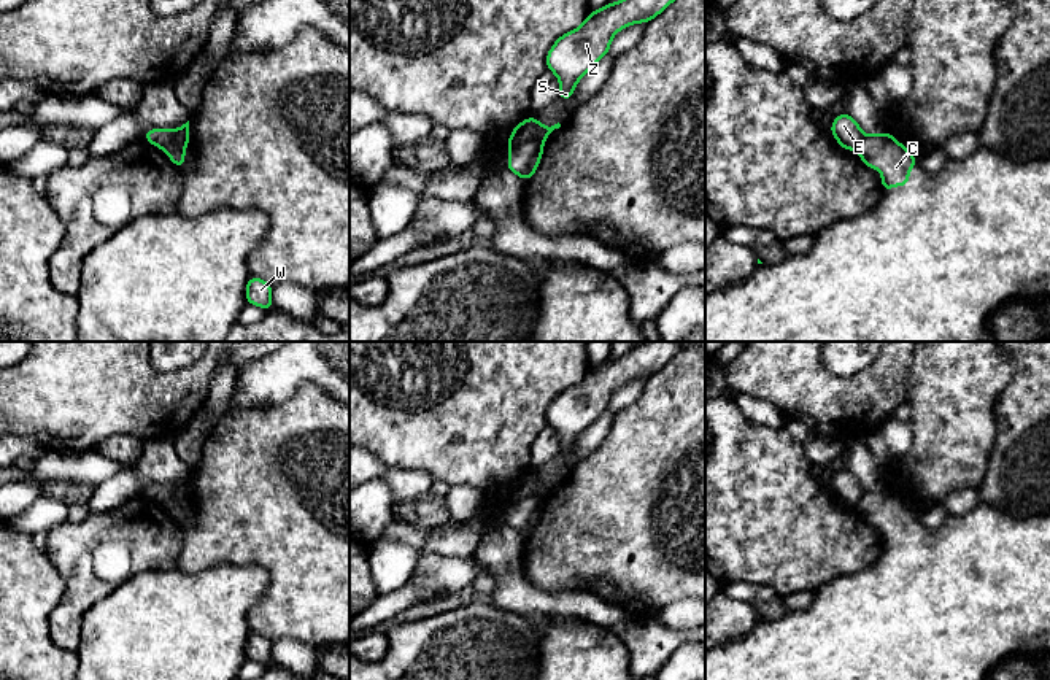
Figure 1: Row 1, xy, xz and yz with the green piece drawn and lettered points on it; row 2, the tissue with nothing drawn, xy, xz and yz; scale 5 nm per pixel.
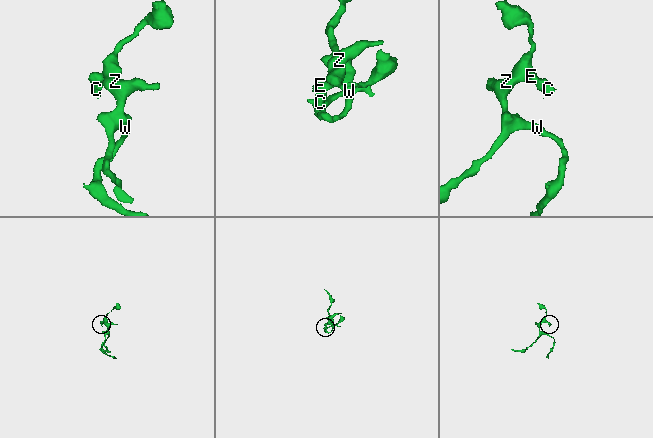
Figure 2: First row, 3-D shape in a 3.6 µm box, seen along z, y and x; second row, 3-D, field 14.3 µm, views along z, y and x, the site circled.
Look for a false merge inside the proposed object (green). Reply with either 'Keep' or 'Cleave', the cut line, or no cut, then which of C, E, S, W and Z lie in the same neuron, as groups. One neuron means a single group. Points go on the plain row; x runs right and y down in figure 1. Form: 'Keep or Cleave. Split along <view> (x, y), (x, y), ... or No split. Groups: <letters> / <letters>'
Cleave. Split along xz (542, 496), (524, 496), (512, 504). Groups: C / E S W Z

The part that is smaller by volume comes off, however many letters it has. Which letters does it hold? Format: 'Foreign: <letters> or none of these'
Foreign: C

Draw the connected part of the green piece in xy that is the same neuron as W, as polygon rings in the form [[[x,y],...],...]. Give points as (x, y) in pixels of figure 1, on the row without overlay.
[[[251,632],[246,640],[246,658],[254,659],[261,664],[270,666],[272,664],[272,640]]]

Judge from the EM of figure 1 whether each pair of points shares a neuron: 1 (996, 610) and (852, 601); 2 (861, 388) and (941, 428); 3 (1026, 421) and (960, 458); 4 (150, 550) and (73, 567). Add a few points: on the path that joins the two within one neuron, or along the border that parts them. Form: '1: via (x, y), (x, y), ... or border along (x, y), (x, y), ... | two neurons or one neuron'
1: via (960, 610), (888, 610) | one neuron
2: border along (911, 363), (909, 401) | two neurons
3: border along (996, 402), (996, 437), (985, 475) | two neurons
4: via (129, 533), (99, 533), (84, 547) | one neuron

